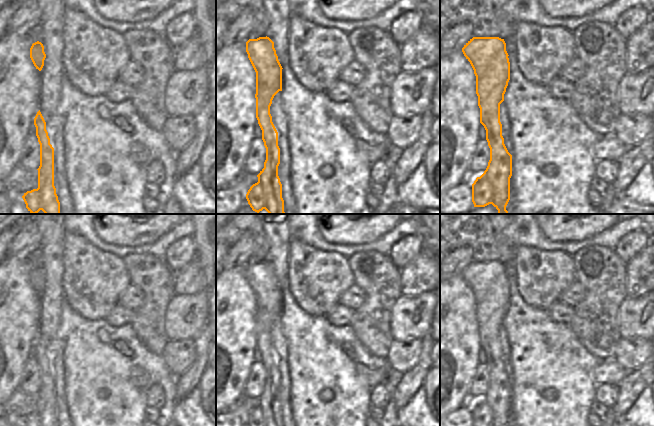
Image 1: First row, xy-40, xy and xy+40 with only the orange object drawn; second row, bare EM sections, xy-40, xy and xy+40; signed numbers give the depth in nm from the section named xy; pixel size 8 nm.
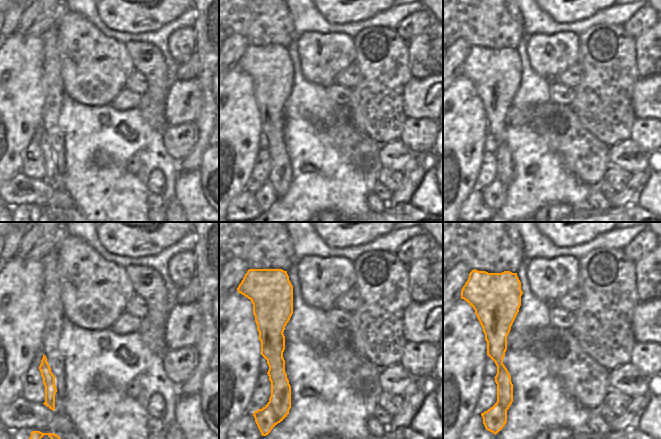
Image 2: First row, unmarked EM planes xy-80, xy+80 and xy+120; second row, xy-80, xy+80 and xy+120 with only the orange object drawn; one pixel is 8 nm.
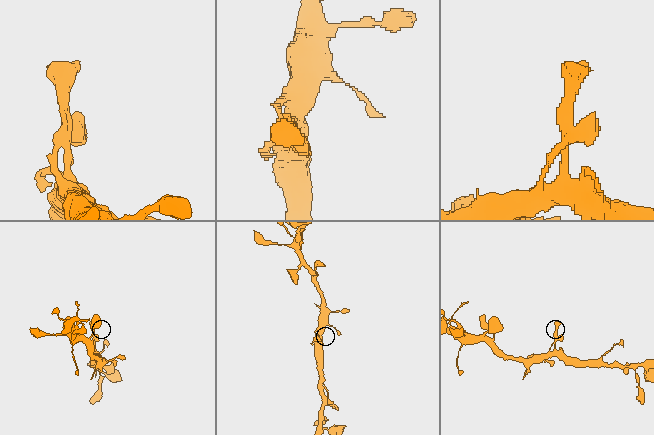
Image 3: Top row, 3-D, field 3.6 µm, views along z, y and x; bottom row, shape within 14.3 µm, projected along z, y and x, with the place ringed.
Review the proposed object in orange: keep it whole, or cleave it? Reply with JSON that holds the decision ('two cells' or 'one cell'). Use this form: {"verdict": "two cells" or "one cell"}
{"verdict": "one cell"}

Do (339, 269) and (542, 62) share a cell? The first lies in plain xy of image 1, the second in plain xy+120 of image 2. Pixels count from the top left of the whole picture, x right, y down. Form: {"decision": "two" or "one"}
{"decision": "one"}

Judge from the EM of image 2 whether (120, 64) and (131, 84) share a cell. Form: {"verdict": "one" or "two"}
{"verdict": "two"}

